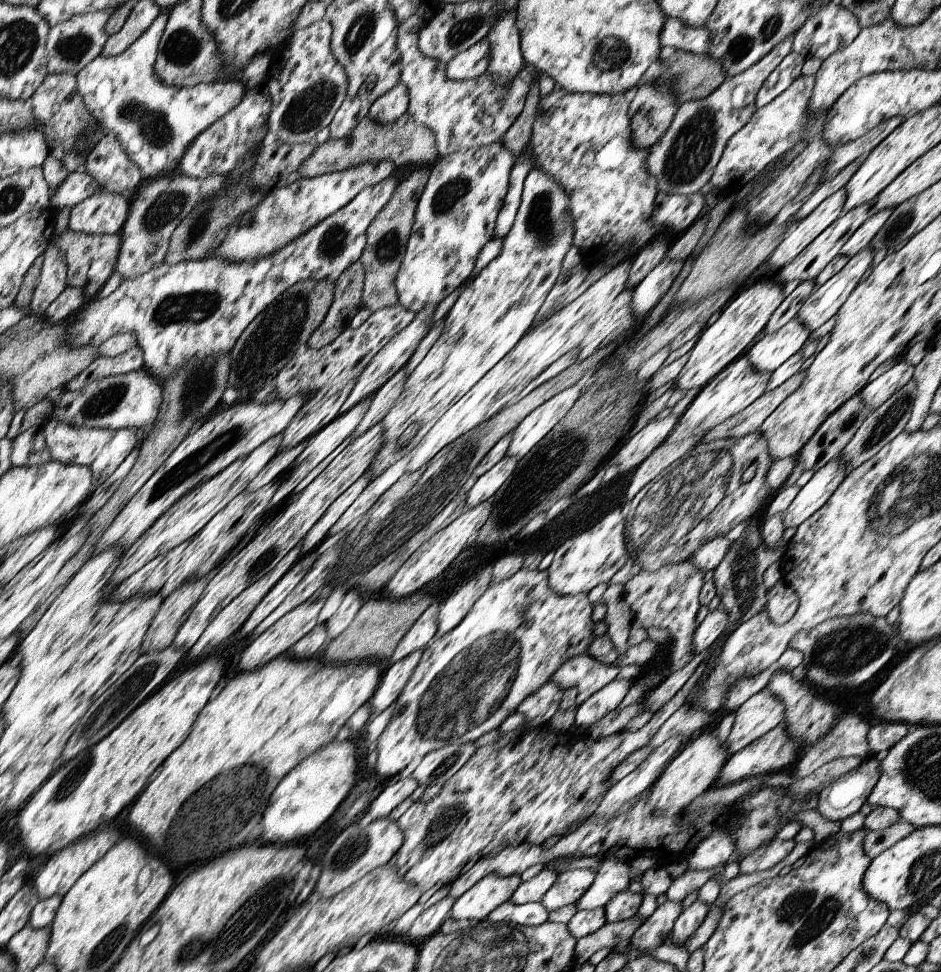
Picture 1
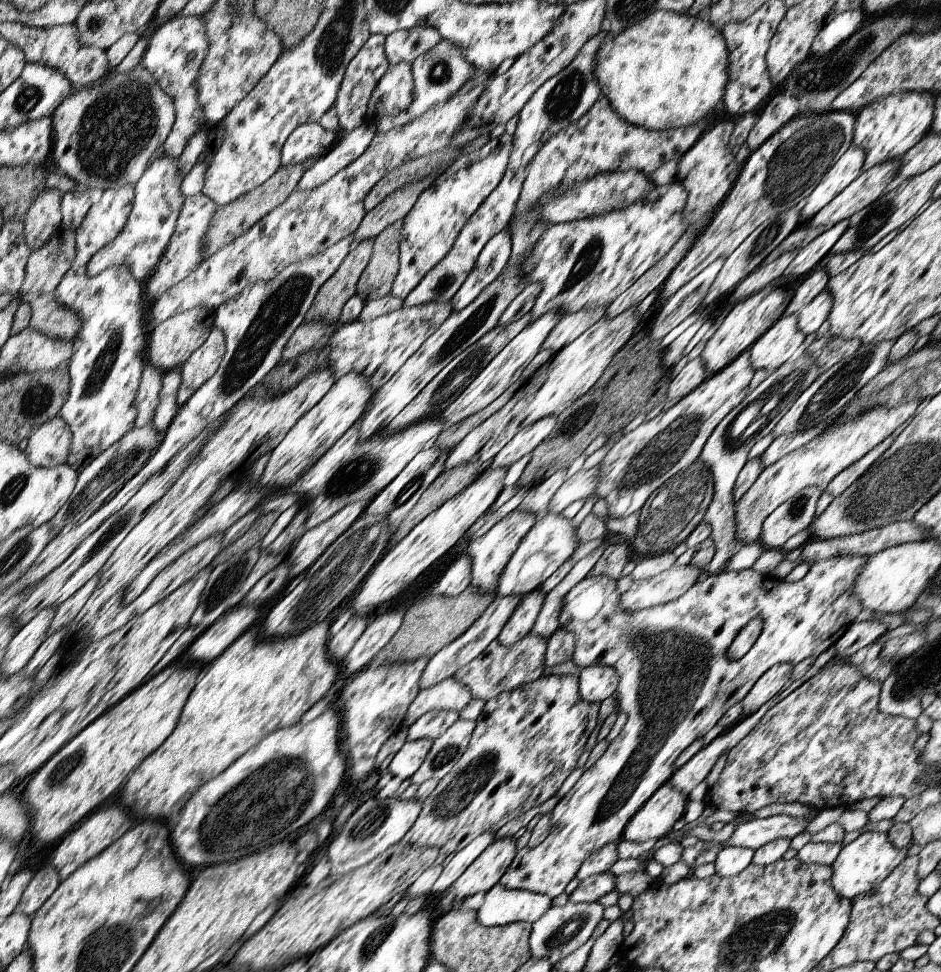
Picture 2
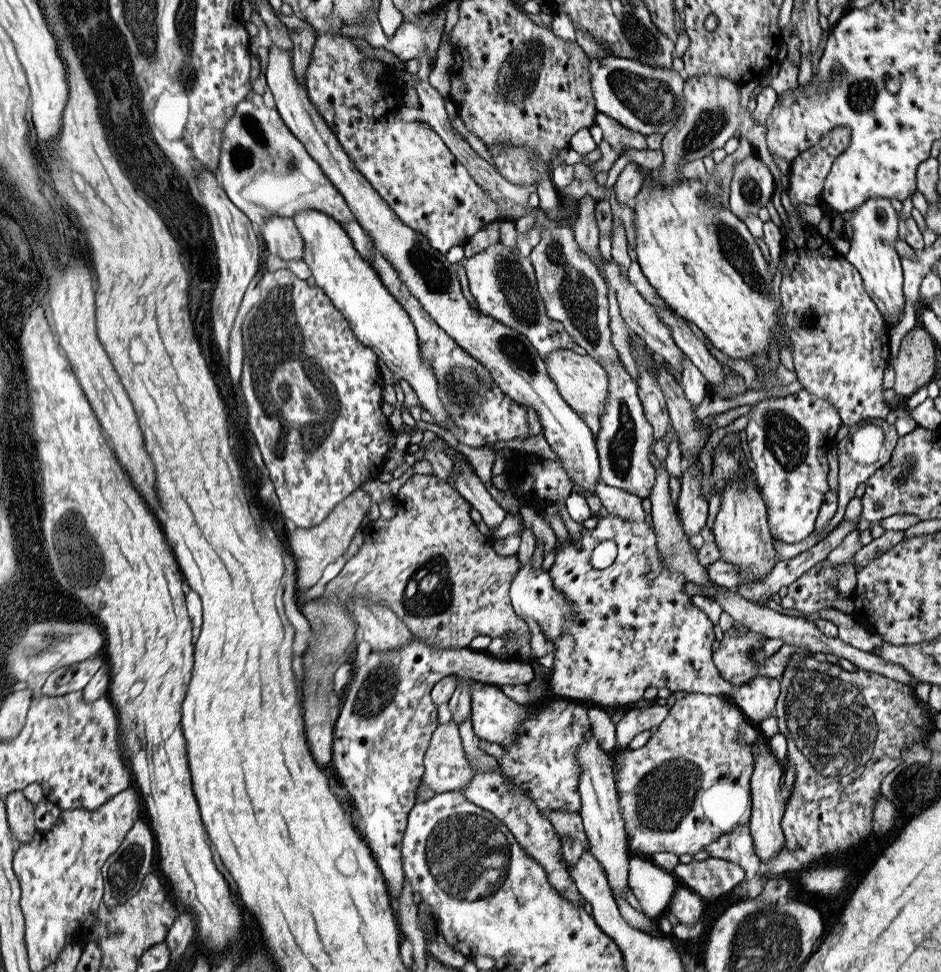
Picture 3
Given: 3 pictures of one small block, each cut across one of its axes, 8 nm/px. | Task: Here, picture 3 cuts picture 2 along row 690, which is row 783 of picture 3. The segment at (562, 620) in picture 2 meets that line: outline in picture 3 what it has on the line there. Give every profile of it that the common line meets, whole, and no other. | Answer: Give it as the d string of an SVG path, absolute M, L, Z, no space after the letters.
M687 694L669 708L669 716L657 726L653 736L637 750L615 750L611 760L615 766L615 784L619 798L619 812L625 822L627 846L635 856L647 858L655 852L669 854L699 854L709 848L717 838L729 834L733 828L747 826L753 816L753 754L751 744L739 744L739 726L751 726L745 714L727 700L723 694Z

